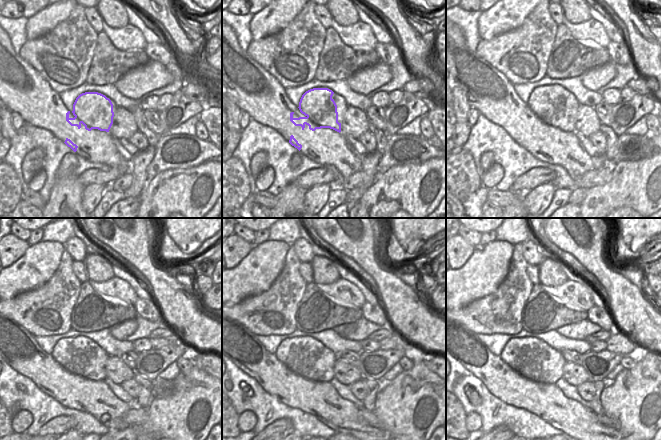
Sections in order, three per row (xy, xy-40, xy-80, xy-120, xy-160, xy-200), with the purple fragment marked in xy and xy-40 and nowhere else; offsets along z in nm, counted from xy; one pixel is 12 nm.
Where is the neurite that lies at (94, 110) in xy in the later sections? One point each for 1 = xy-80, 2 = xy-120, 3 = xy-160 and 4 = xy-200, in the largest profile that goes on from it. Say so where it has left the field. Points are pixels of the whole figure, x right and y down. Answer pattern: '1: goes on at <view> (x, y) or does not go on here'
1: goes on at xy-80 (549, 115)
2: goes on at xy-120 (70, 363)
3: goes on at xy-160 (327, 358)
4: goes on at xy-200 (551, 371)

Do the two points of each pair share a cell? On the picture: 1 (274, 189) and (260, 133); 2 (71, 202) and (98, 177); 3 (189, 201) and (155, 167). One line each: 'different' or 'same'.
1: same
2: different
3: different

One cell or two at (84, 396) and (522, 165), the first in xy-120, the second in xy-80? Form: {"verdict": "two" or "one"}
{"verdict": "one"}

